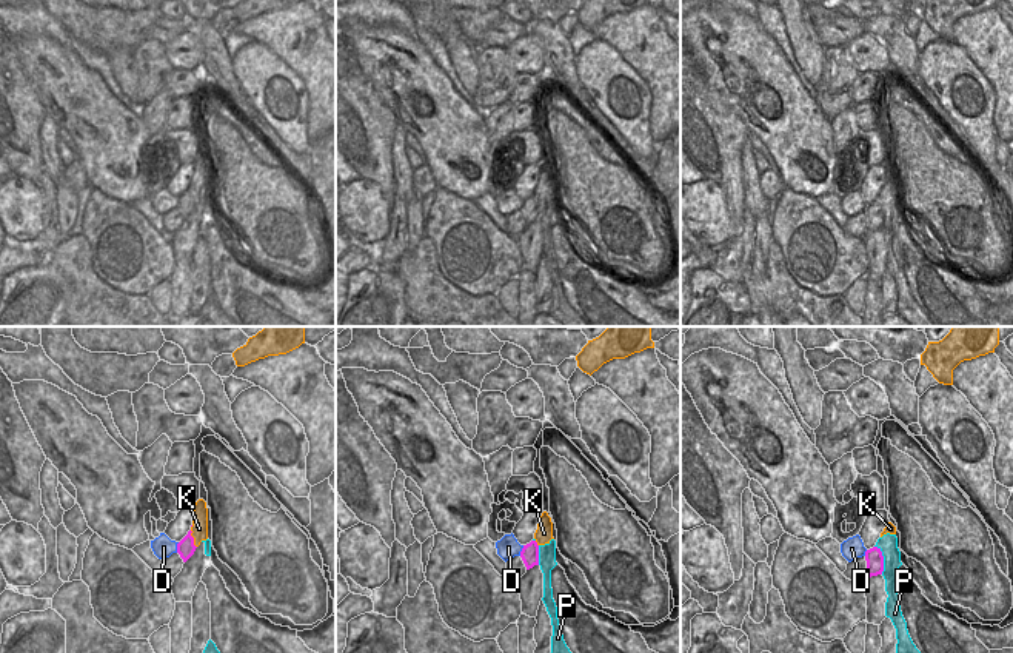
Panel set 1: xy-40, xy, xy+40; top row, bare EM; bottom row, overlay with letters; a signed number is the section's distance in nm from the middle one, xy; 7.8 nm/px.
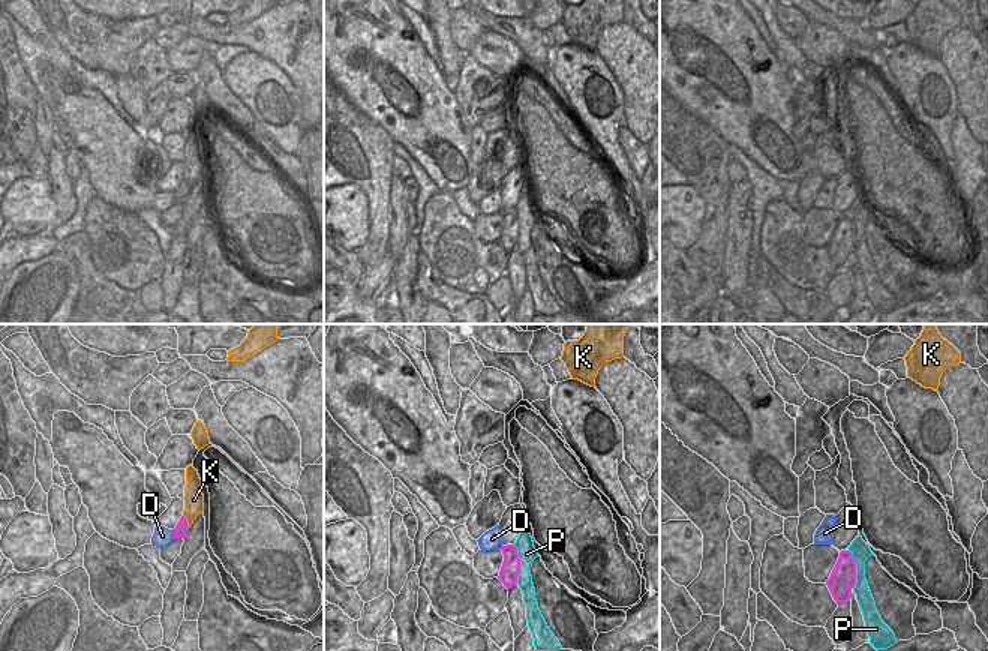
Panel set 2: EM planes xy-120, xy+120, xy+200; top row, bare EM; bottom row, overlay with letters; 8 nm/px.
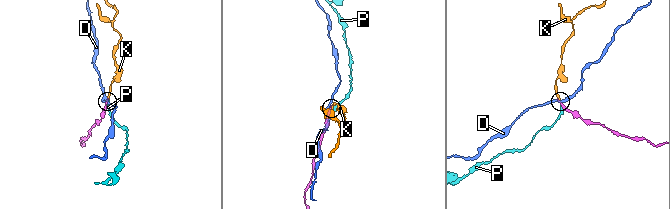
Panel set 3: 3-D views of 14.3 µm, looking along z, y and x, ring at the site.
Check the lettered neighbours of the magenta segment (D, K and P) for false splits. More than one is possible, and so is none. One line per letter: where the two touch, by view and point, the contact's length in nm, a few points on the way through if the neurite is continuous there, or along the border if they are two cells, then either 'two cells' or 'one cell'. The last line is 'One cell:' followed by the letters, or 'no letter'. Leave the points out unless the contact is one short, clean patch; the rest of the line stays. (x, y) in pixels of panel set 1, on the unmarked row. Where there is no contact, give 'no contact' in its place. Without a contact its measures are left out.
D: meets magenta in xy-40 at (177, 202); contact 90 nm long; border along xy-40 (179, 197), (176, 207); two cells
K: meets magenta in xy-40 at (193, 194); contact 150 nm long; border along xy-40 (190, 185), (196, 202); two cells
P: meets magenta in xy+40 at (882, 214); contact 240 nm long; two cells
One cell: no letter

